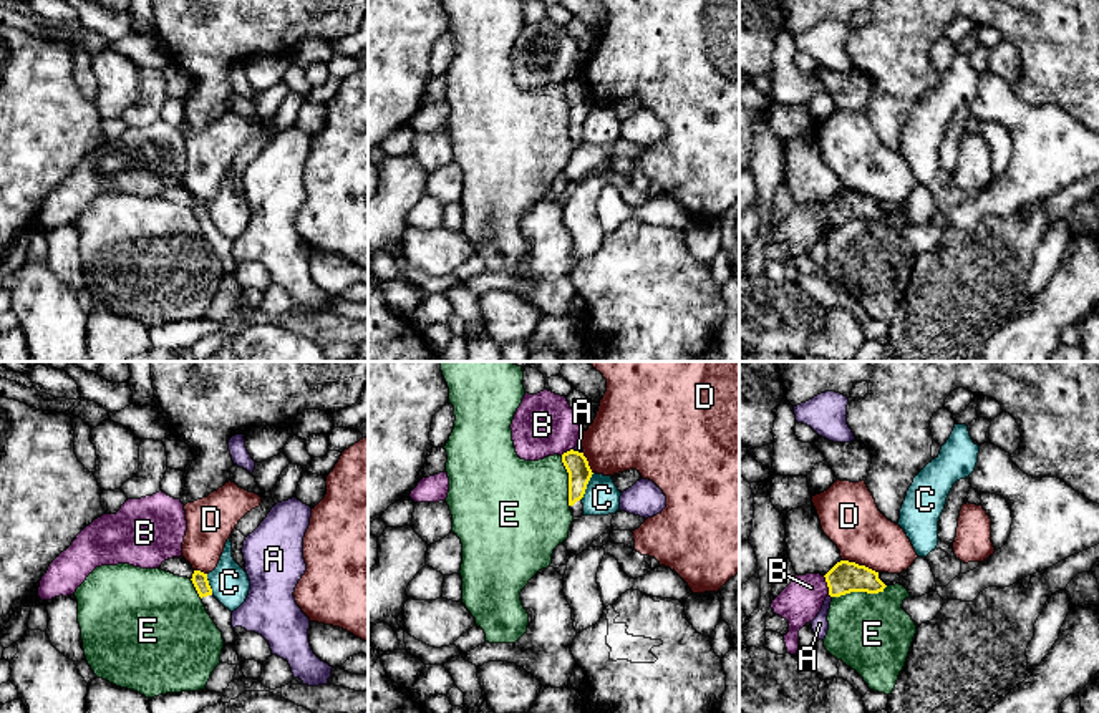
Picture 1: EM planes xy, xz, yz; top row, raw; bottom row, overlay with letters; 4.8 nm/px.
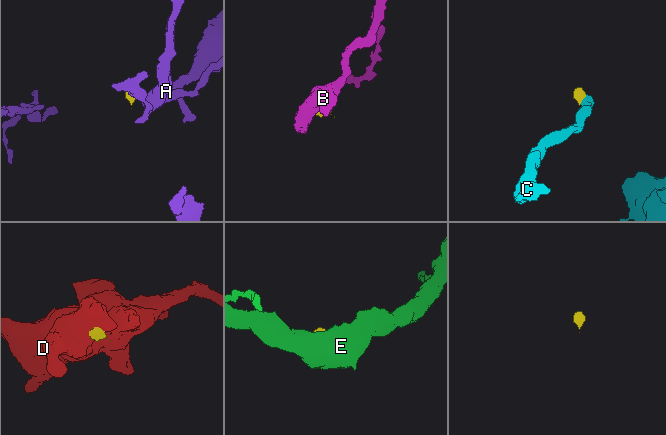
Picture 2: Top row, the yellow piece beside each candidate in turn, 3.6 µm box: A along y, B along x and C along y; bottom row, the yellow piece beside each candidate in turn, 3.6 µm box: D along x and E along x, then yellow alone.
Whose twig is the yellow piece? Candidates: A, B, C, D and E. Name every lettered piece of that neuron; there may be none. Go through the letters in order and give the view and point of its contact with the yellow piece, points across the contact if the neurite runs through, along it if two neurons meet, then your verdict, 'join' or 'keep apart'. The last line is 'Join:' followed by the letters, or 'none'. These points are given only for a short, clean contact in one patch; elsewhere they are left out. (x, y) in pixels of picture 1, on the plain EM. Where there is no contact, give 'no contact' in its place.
A: meets yellow in xz at (577, 80); border along xz (572, 78), (582, 82); keep apart
B: meets yellow in yz at (827, 214); border along yz (823, 204), (829, 223); keep apart
C: meets yellow in xz at (585, 115); border along xz (594, 101), (580, 126); keep apart
D: meets yellow in yz at (861, 194); border along yz (842, 188), (864, 193), (877, 201); keep apart
E: meets yellow in yz at (859, 219); border along yz (887, 214), (877, 221), (846, 221), (832, 226); keep apart
Join: none

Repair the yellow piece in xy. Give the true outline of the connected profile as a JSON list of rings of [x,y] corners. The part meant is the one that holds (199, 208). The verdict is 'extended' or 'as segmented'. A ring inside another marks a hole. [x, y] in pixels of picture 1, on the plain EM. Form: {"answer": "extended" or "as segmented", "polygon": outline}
{"answer": "extended", "polygon": [[[194,199],[191,209],[199,226],[202,227],[207,242],[211,244],[217,257],[222,260],[224,274],[234,274],[237,264],[232,257],[232,240],[212,224],[207,202]]]}

